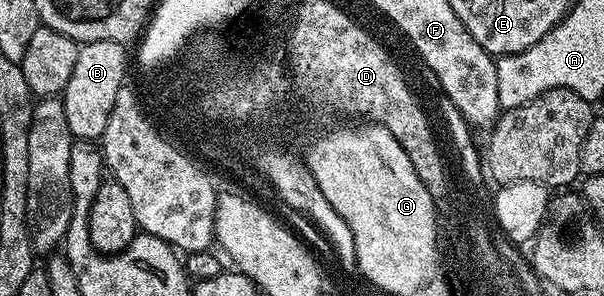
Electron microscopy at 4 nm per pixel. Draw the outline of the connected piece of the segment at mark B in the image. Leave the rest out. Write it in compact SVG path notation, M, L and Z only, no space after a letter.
M83 43L78 51L78 60L74 62L74 72L70 83L66 83L62 100L66 111L66 123L77 142L96 141L103 138L106 131L106 119L118 99L118 91L126 83L128 73L128 52L118 43Z

